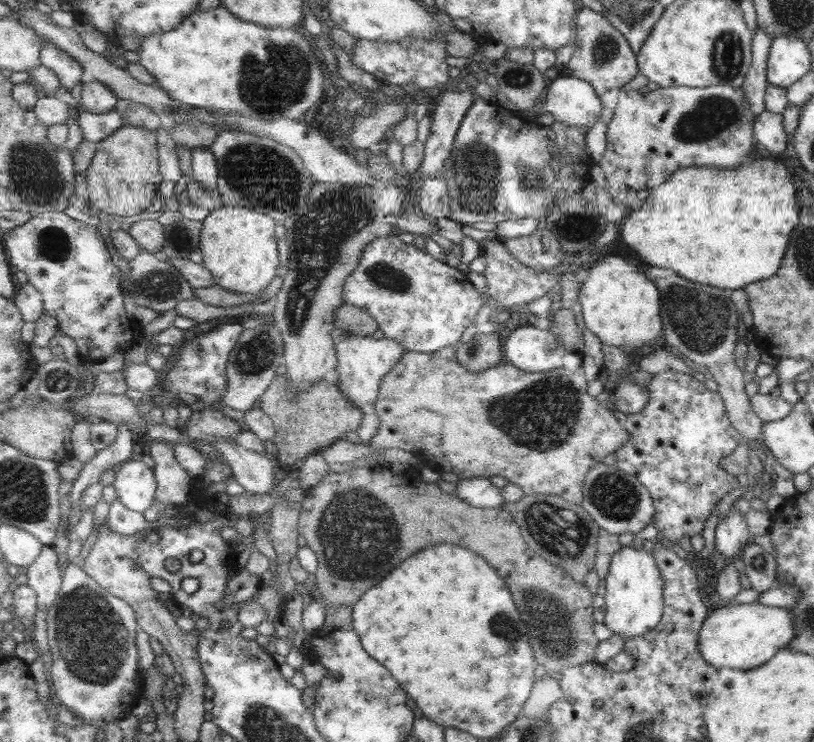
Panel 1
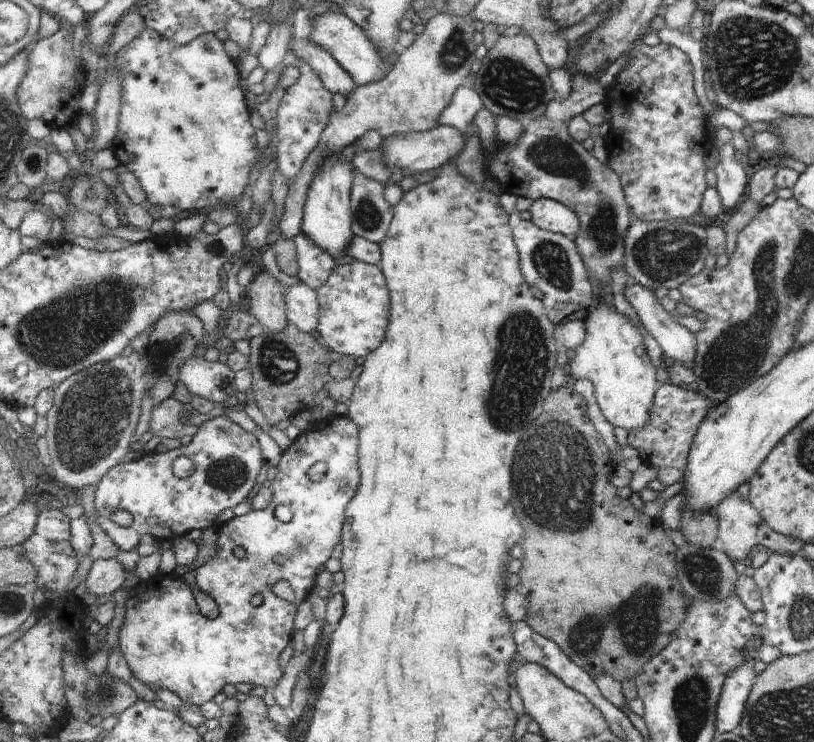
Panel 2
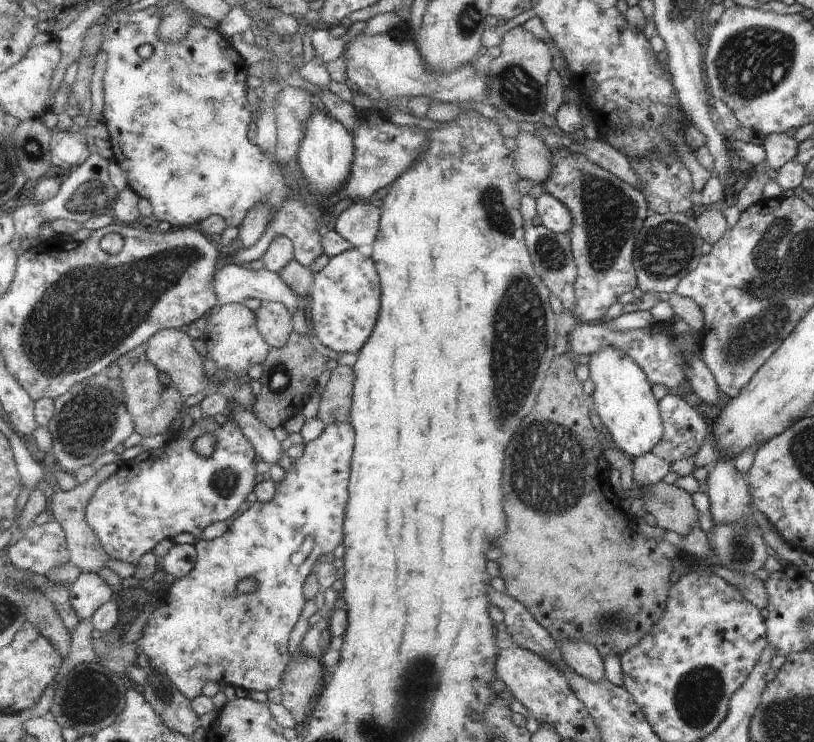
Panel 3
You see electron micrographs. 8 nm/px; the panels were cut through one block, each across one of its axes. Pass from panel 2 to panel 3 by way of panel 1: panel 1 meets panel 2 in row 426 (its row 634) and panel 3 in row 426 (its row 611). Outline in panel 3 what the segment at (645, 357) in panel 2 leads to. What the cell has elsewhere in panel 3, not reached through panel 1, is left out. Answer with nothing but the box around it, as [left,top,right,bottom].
[587,348,664,459]

